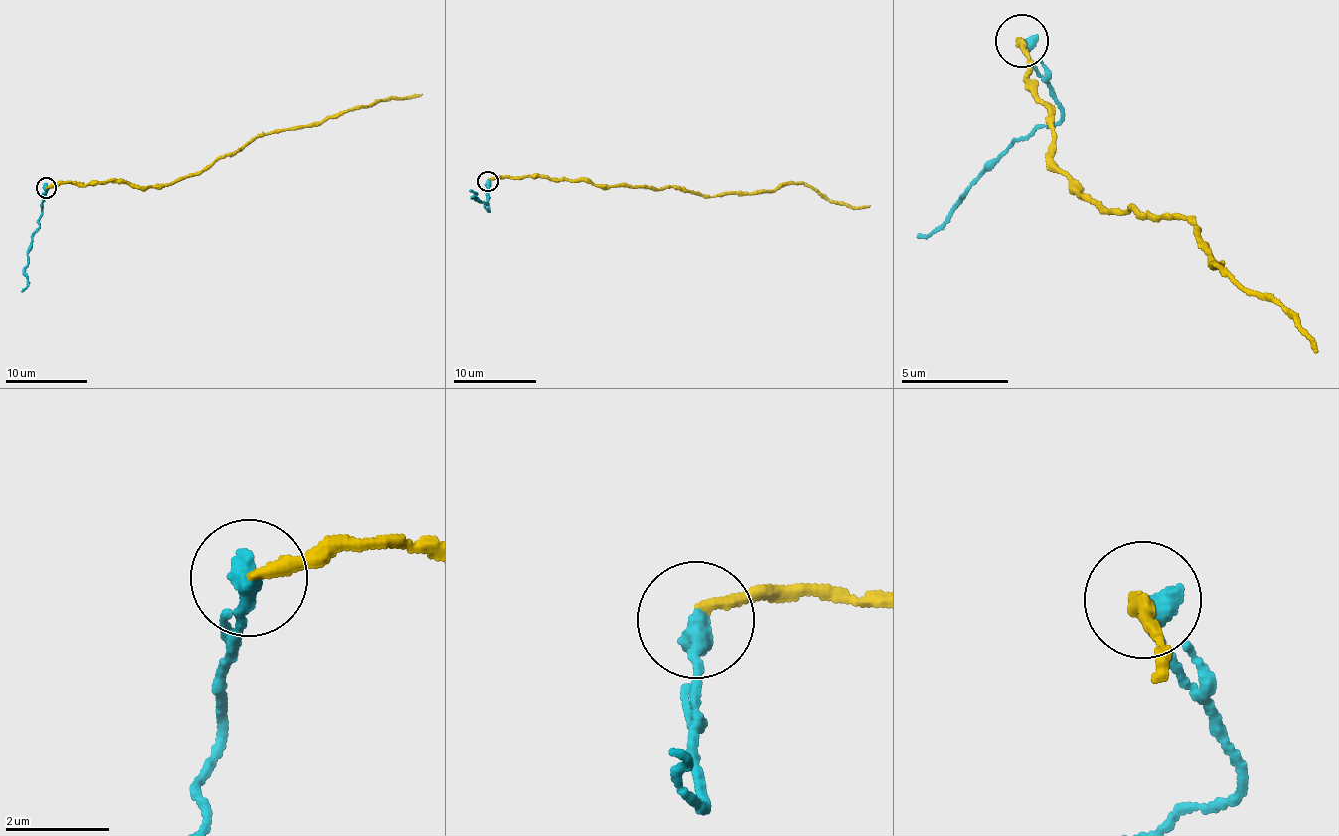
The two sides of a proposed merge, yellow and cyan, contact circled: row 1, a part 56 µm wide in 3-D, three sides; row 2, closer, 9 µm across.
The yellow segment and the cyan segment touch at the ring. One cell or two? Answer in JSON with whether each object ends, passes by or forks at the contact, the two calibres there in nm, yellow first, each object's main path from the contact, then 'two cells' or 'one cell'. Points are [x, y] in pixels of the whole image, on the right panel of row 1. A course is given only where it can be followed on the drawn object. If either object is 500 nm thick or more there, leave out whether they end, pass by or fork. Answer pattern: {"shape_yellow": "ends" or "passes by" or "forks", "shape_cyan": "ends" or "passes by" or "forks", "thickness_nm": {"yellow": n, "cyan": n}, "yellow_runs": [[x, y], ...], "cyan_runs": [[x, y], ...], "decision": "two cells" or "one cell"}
{"shape_yellow": "ends", "shape_cyan": "ends", "thickness_nm": {"yellow": 200, "cyan": 460}, "yellow_runs": [[1023, 40], [1055, 160], [1080, 199], [1112, 216], [1186, 215], [1213, 267], [1294, 319], [1314, 348]], "cyan_runs": [[1023, 40], [1060, 122], [1008, 145], [937, 230], [919, 239]], "decision": "two cells"}

